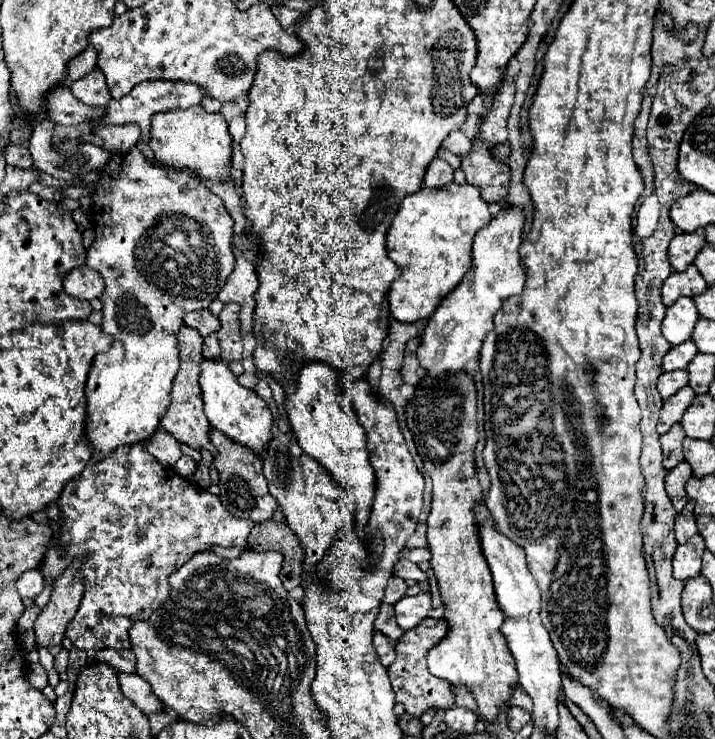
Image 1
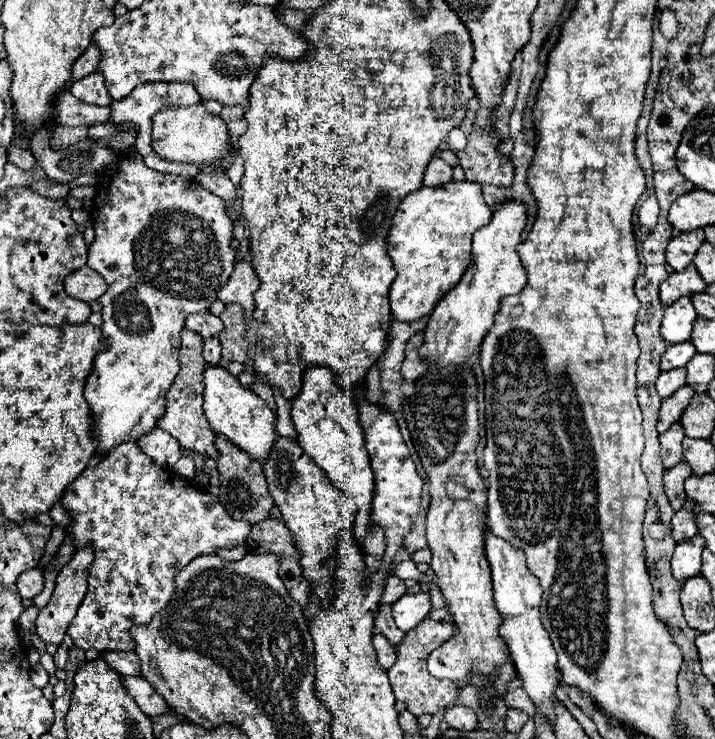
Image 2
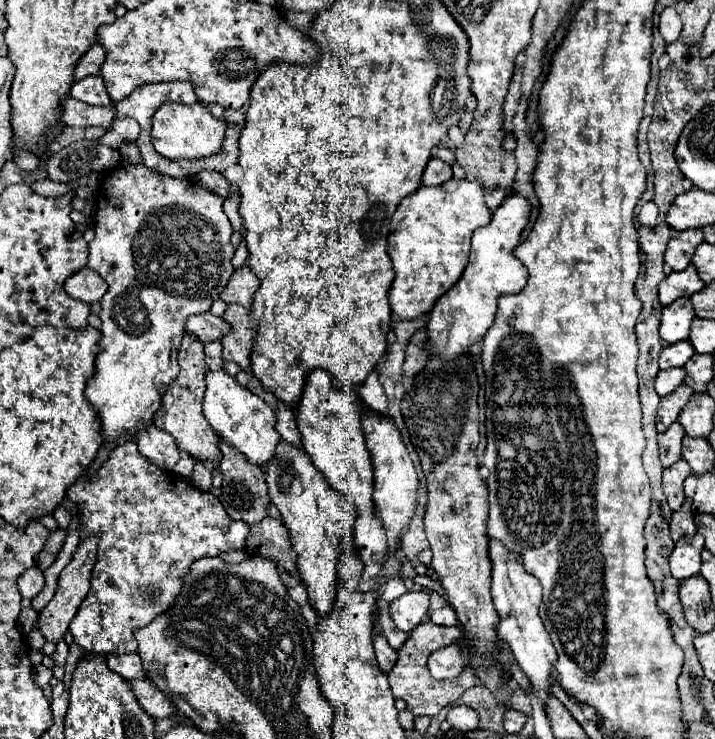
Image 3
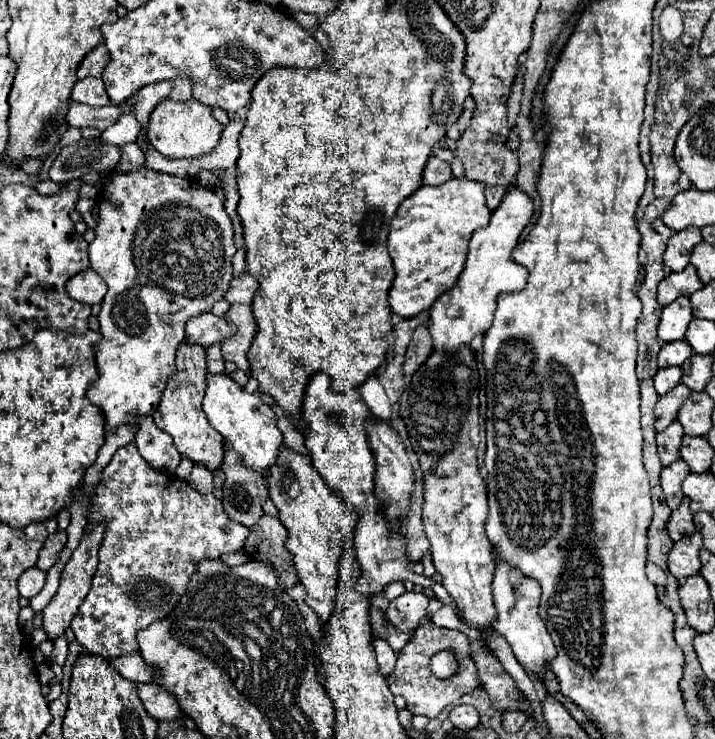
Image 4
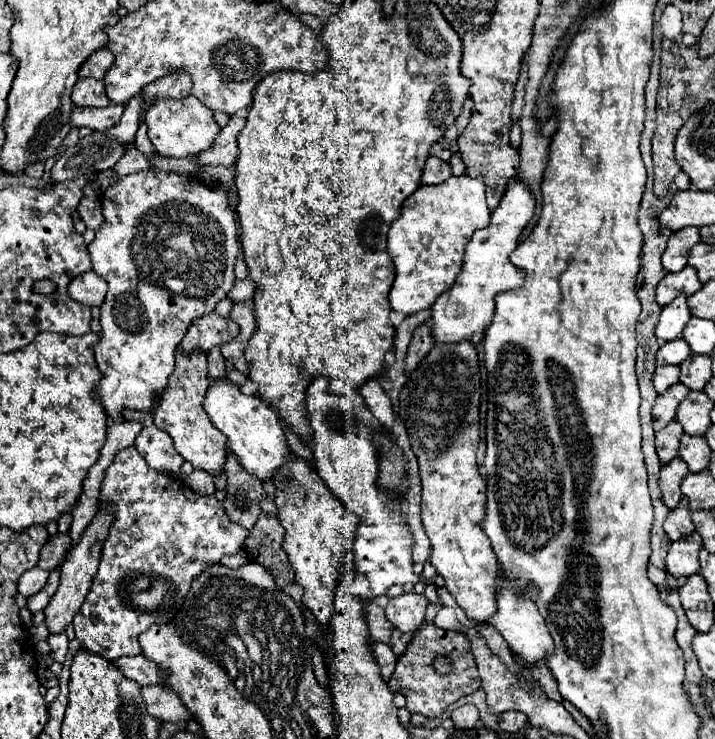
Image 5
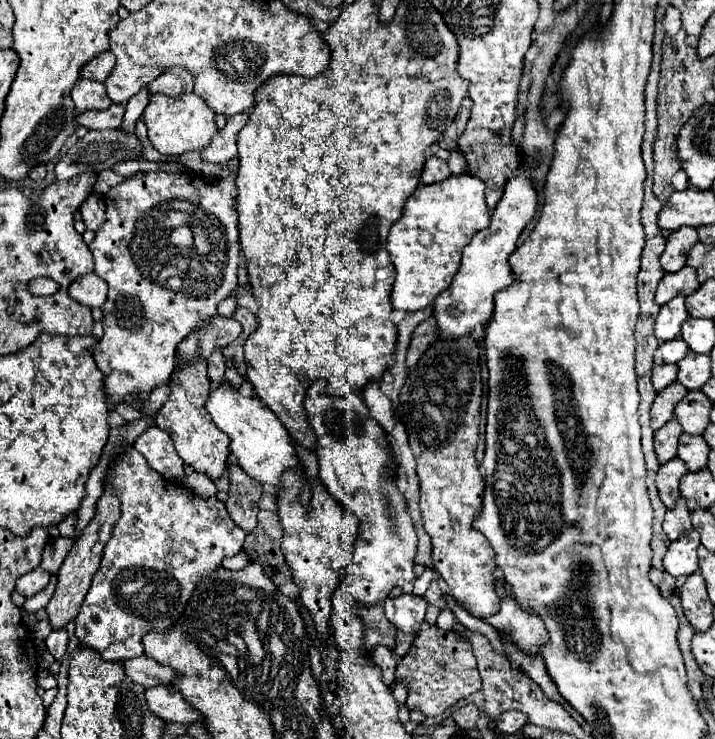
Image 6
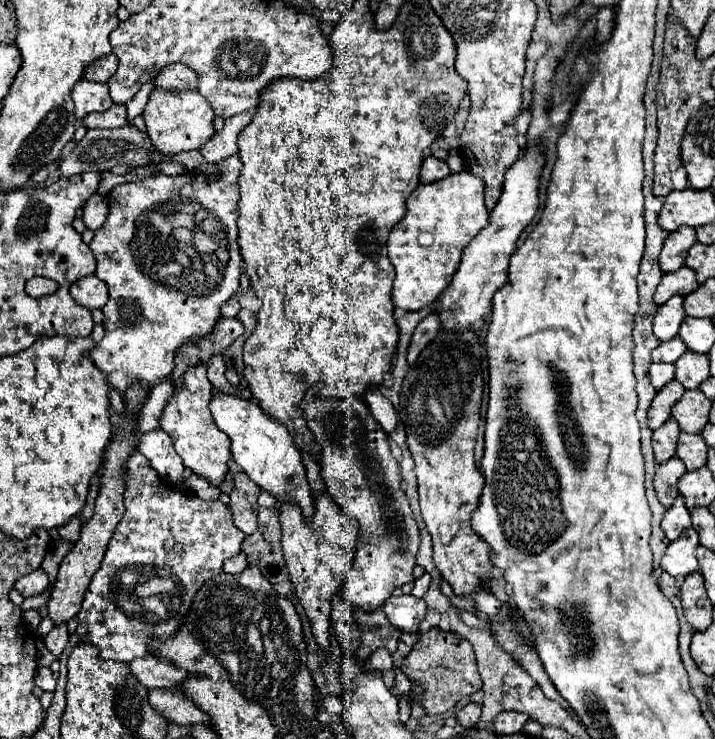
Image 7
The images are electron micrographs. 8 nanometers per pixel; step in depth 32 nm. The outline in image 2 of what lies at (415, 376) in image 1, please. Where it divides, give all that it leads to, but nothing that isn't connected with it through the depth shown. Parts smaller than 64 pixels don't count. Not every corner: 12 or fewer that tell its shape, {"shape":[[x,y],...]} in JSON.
{"shape":[[418,332],[406,346],[402,376],[416,380],[428,370],[418,354],[424,334]]}

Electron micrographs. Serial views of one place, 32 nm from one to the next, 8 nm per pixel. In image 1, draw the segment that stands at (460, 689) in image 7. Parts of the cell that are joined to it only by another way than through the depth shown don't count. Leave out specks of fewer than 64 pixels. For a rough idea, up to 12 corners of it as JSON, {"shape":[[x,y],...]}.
{"shape":[[426,618],[396,642],[388,668],[396,702],[420,718],[454,706],[454,686],[432,676],[428,652],[448,634]]}

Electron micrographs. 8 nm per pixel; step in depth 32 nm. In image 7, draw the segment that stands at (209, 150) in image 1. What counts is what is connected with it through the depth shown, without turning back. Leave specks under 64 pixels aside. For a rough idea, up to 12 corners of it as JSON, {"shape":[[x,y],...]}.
{"shape":[[154,88],[142,116],[162,154],[198,150],[214,134],[196,90]]}

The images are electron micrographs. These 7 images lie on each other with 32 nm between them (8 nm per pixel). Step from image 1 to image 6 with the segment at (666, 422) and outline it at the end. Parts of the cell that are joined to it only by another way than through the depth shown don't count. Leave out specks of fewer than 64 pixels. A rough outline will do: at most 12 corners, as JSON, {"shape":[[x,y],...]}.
{"shape":[[672,382],[656,396],[650,426],[662,428],[672,420],[676,404],[688,390]]}

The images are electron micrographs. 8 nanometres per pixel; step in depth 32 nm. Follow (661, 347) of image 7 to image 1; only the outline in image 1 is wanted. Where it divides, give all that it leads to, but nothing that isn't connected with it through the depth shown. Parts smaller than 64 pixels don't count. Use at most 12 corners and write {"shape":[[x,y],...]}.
{"shape":[[692,340],[672,346],[662,370],[684,370],[698,354]]}

